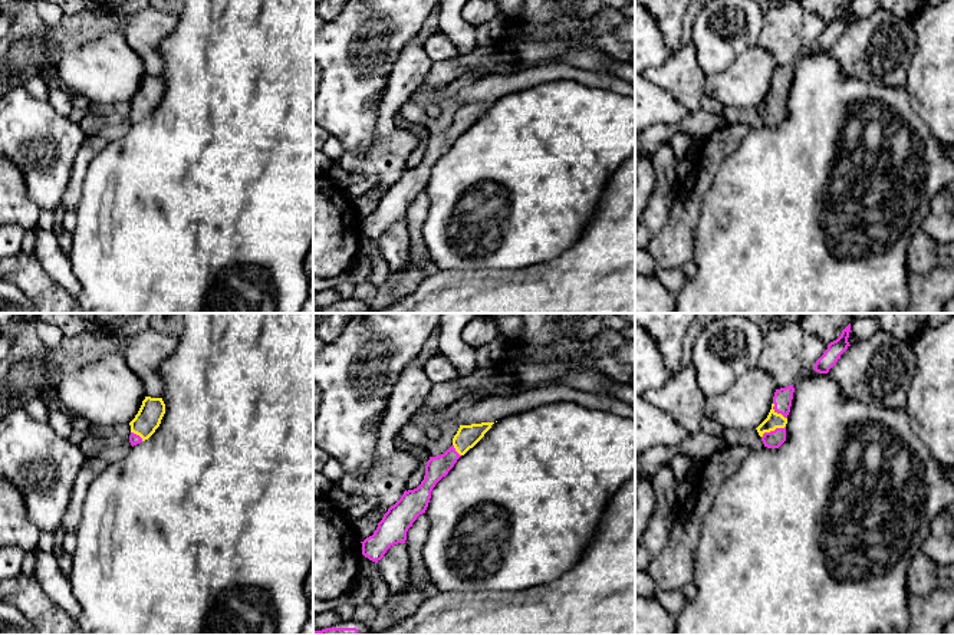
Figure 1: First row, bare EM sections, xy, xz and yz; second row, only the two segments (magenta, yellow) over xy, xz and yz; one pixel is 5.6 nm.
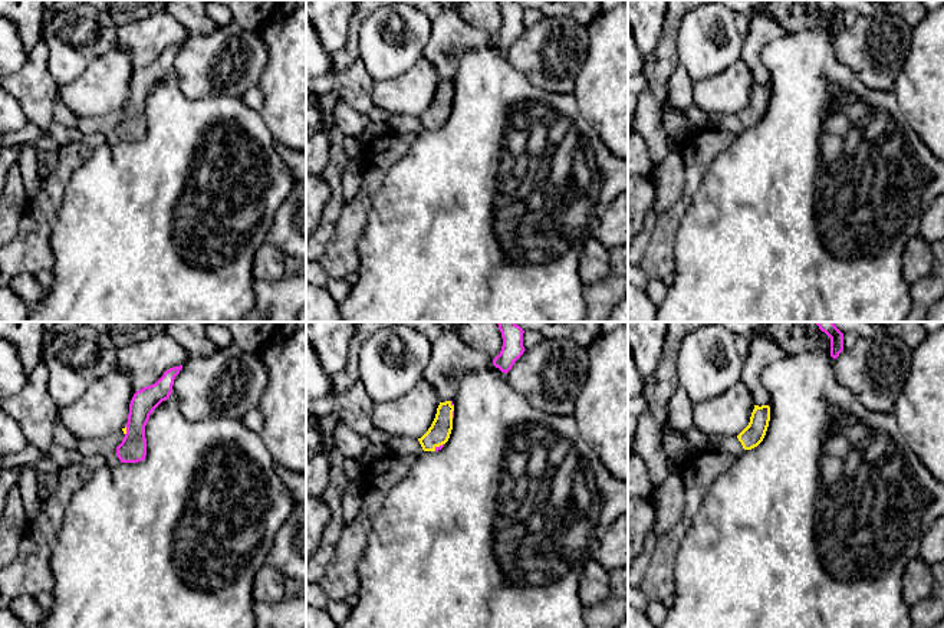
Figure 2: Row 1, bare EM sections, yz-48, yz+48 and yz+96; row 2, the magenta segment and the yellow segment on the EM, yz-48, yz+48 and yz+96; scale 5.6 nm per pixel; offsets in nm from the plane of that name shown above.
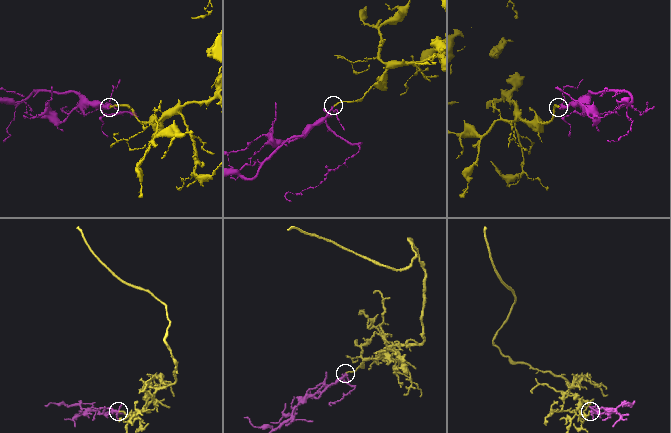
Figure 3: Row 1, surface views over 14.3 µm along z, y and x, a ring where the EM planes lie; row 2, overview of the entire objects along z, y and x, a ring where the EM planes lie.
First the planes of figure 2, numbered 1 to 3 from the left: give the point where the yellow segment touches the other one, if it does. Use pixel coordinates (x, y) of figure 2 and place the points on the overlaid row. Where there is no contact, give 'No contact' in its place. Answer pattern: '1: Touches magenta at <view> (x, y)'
1: Touches magenta at yz-48 (127, 431)
2: Touches magenta at yz+48 (440, 446)
3: No contact

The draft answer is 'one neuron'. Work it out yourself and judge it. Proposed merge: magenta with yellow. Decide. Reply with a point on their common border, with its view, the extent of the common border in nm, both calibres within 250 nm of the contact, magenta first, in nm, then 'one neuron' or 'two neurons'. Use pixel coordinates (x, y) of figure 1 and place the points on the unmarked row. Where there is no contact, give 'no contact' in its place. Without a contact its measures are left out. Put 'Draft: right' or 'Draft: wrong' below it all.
meets magenta in yz at (772, 109); contact 150 nm long; 100 nm thick on the magenta side, 90 nm on the other; one neuron
Draft: right

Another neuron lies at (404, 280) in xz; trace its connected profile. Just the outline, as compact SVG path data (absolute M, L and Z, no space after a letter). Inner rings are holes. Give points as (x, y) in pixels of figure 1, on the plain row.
M411 259L408 264L391 273L389 280L392 282L391 287L391 303L398 302L411 293L424 279L435 274L438 272L438 266L431 260L425 260L421 266L415 264Z

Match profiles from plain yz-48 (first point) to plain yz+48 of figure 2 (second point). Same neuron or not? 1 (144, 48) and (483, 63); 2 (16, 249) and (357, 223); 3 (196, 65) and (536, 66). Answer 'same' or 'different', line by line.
1: different
2: same
3: same

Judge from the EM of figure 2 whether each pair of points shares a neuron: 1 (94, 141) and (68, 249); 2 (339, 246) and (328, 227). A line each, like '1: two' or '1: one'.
1: two
2: two

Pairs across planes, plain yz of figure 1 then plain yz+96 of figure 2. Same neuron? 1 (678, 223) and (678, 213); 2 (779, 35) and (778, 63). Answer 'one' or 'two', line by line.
1: one
2: two

